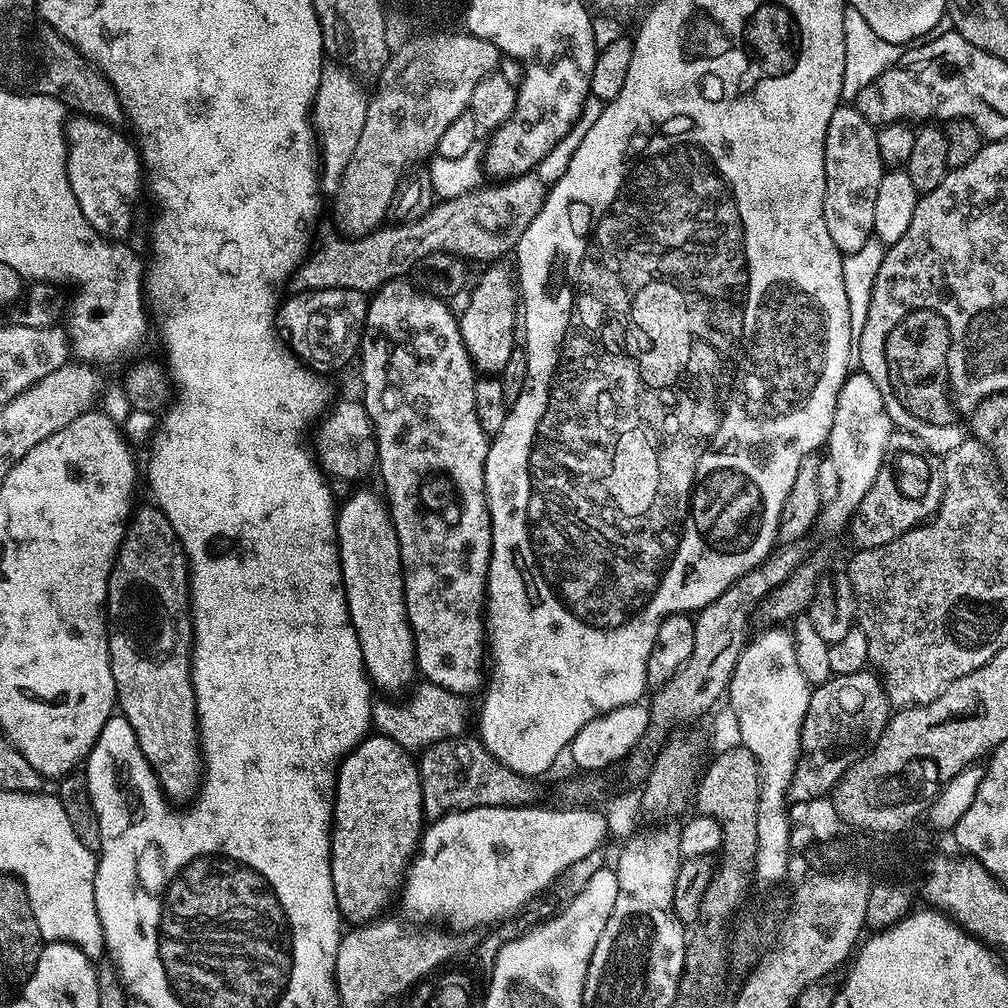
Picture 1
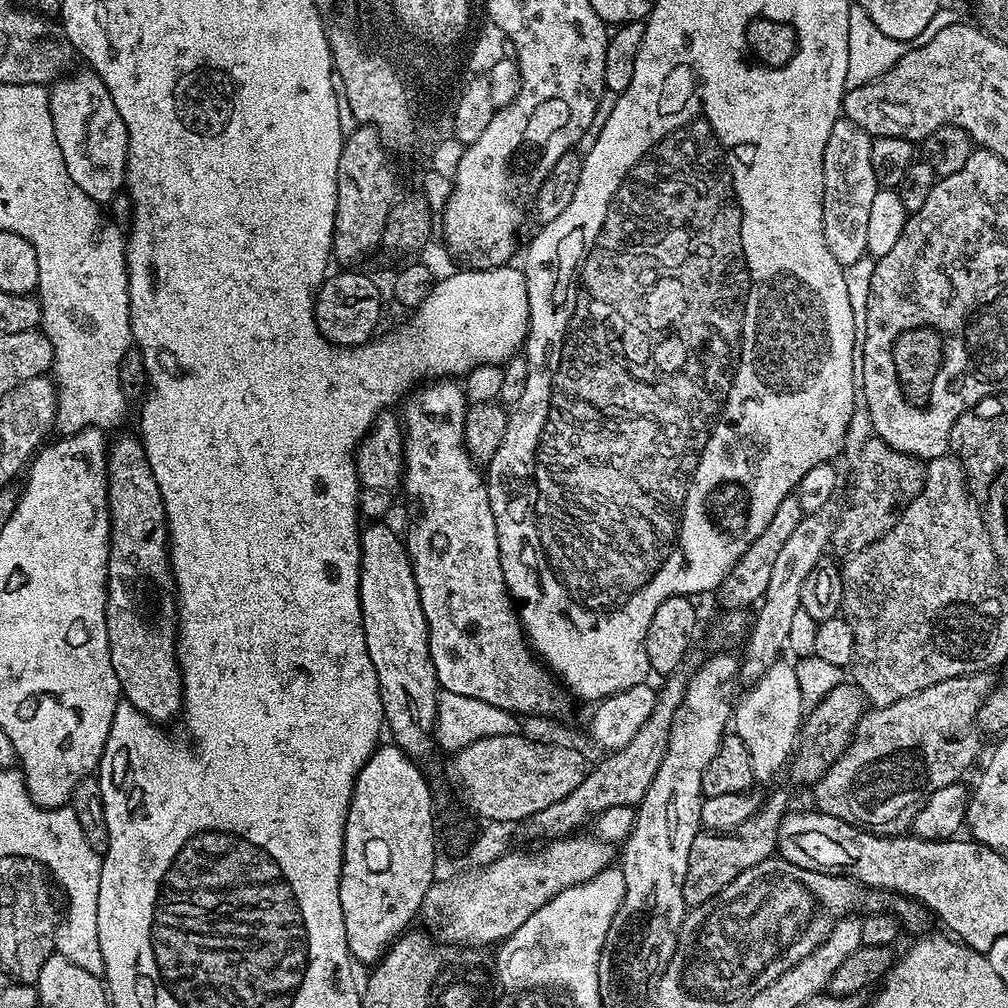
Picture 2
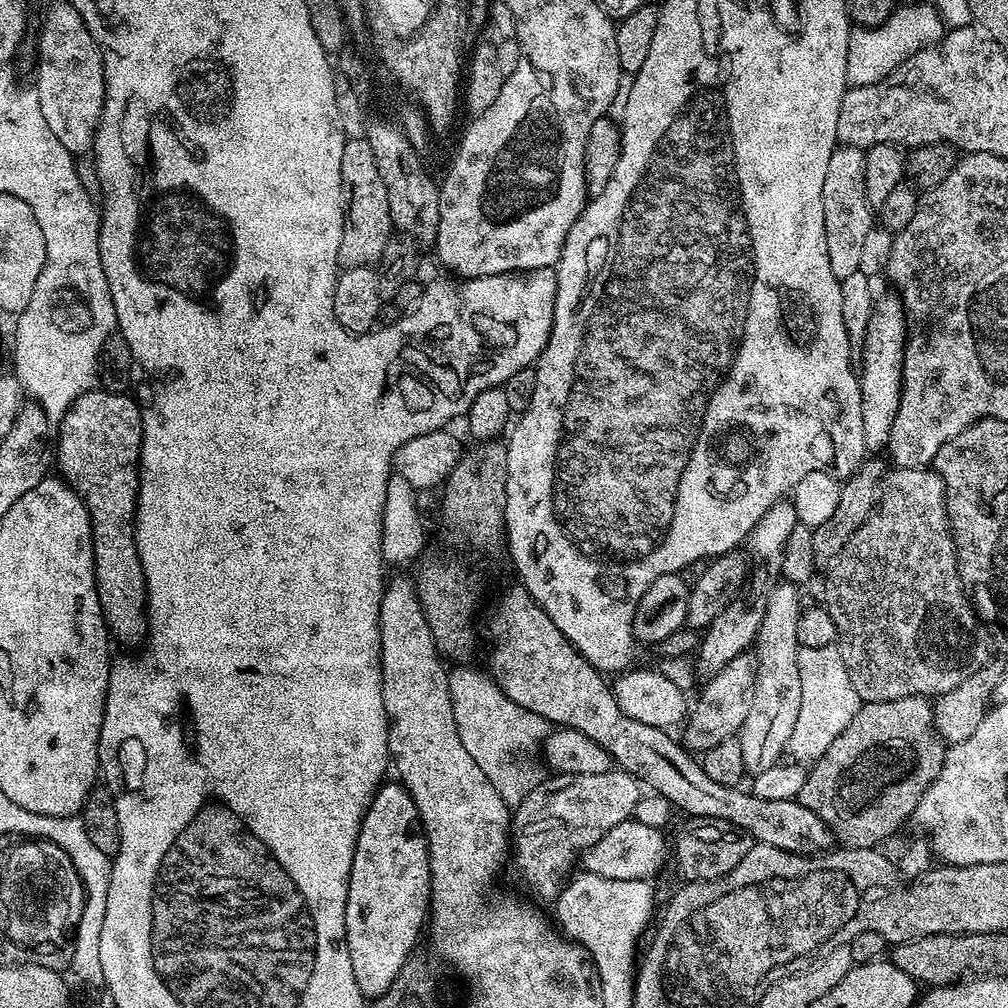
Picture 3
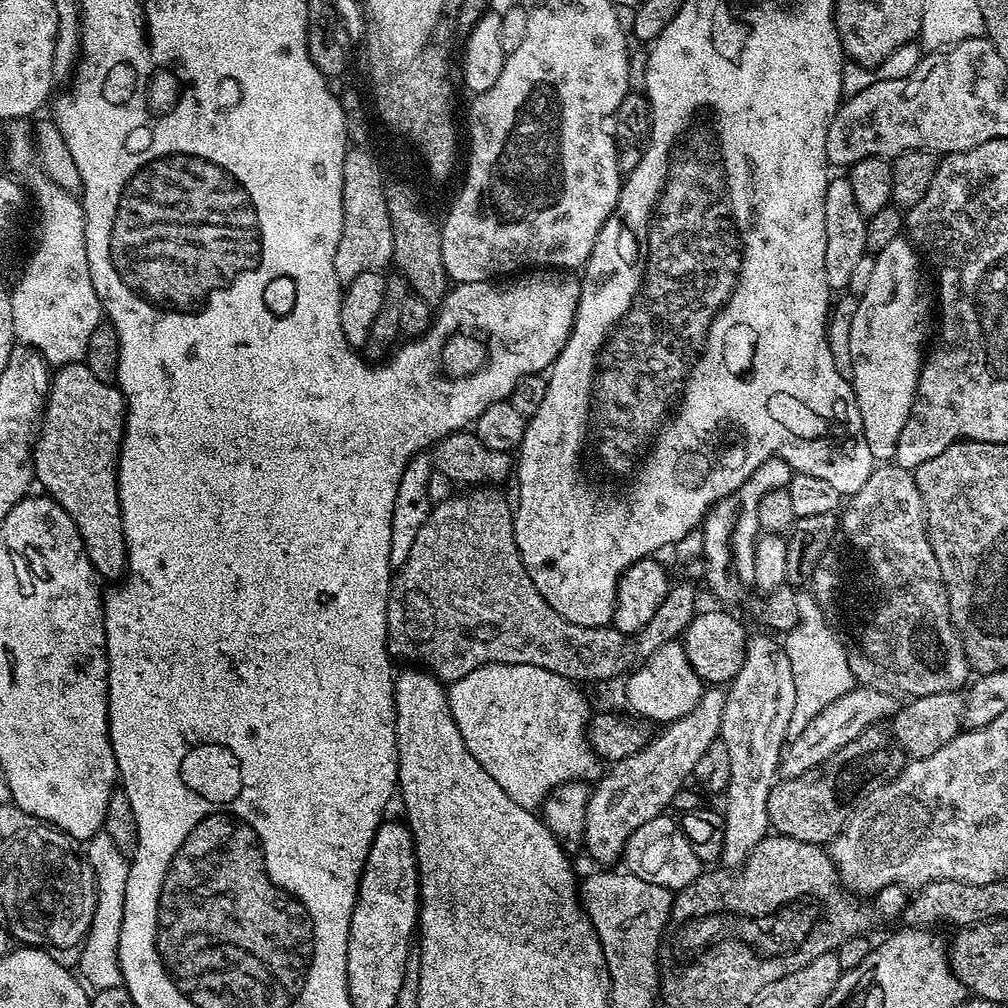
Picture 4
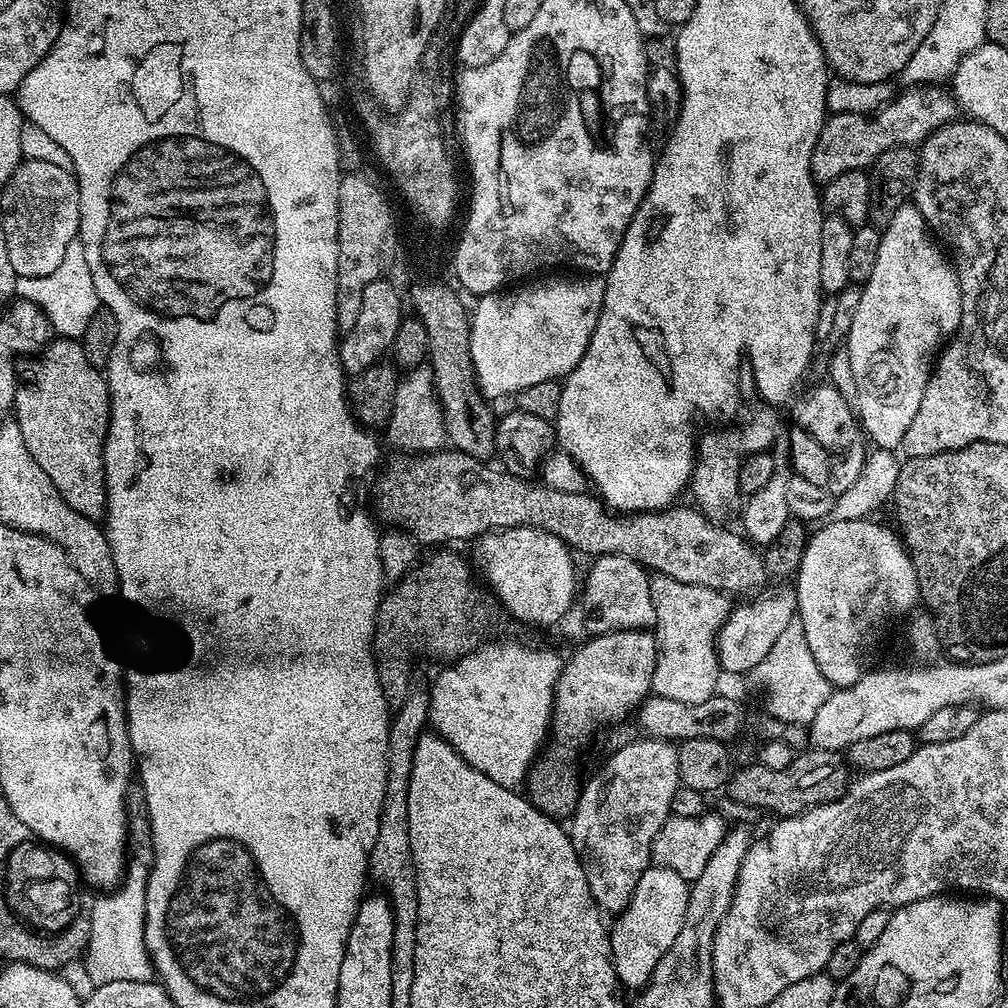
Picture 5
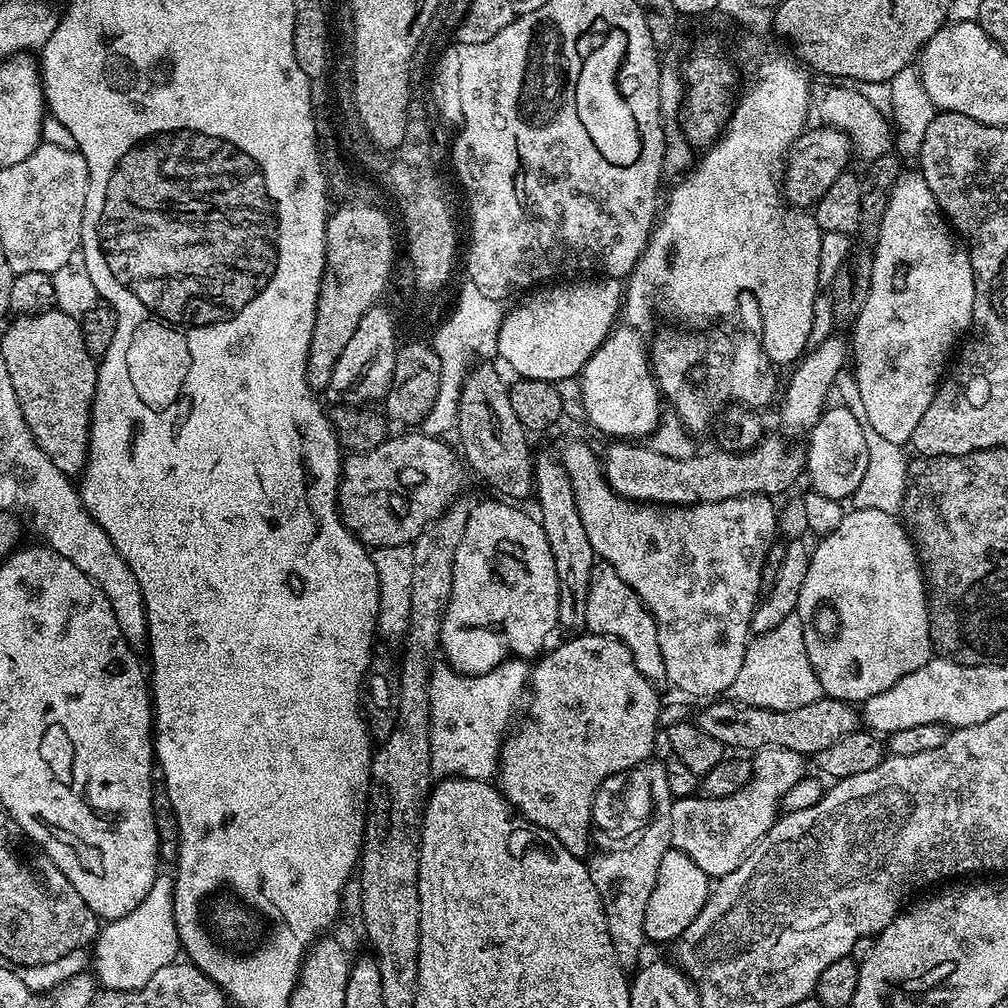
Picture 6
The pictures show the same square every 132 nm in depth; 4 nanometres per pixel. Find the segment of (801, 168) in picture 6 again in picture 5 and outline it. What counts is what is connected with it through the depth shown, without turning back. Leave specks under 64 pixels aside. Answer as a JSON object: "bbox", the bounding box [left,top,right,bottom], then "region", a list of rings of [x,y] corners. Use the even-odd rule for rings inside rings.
{"bbox":[810,87,958,185],"region":[[[905,87],[901,96],[893,95],[874,114],[867,116],[841,112],[829,115],[822,126],[822,134],[818,134],[818,142],[810,158],[812,179],[821,185],[829,184],[834,178],[838,178],[838,174],[846,174],[850,170],[871,169],[872,163],[882,154],[886,154],[886,150],[923,144],[931,132],[944,124],[952,123],[958,116],[958,105],[953,100],[951,91],[944,89],[943,92],[941,88]]]}

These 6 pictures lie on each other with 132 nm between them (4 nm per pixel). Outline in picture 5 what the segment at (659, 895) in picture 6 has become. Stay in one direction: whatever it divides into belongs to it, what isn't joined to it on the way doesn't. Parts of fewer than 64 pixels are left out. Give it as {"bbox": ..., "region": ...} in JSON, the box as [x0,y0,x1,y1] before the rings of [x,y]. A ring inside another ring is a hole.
{"bbox":[611,866,689,990],"region":[[[650,866],[638,878],[634,894],[623,912],[615,917],[616,925],[611,925],[612,961],[616,976],[625,989],[639,990],[645,988],[658,966],[662,954],[674,946],[678,930],[686,918],[689,881],[683,880],[674,870]]]}

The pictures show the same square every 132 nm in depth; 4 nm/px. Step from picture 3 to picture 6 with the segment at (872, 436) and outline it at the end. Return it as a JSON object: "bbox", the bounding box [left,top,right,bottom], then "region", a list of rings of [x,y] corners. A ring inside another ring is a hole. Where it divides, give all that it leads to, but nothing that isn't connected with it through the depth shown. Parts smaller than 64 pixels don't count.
{"bbox":[850,170,974,446],"region":[[[912,170],[909,176],[908,173],[901,174],[892,188],[892,193],[888,195],[886,214],[882,218],[880,233],[874,242],[872,261],[874,262],[874,278],[870,282],[870,294],[866,298],[866,306],[862,306],[862,314],[858,314],[855,325],[851,329],[851,332],[853,332],[852,336],[850,335],[850,356],[853,361],[856,359],[854,375],[858,382],[858,394],[862,394],[862,402],[866,406],[866,414],[870,417],[870,425],[874,426],[875,430],[882,434],[882,437],[886,438],[887,441],[904,446],[911,441],[914,426],[918,426],[922,414],[926,414],[926,406],[930,406],[930,402],[935,398],[936,389],[949,367],[950,357],[957,345],[961,343],[962,337],[971,329],[972,315],[974,314],[974,270],[972,263],[967,251],[958,243],[948,221],[944,219],[944,214],[934,198],[934,194],[930,192],[930,186],[926,186],[926,182],[921,178],[919,171]]]}

